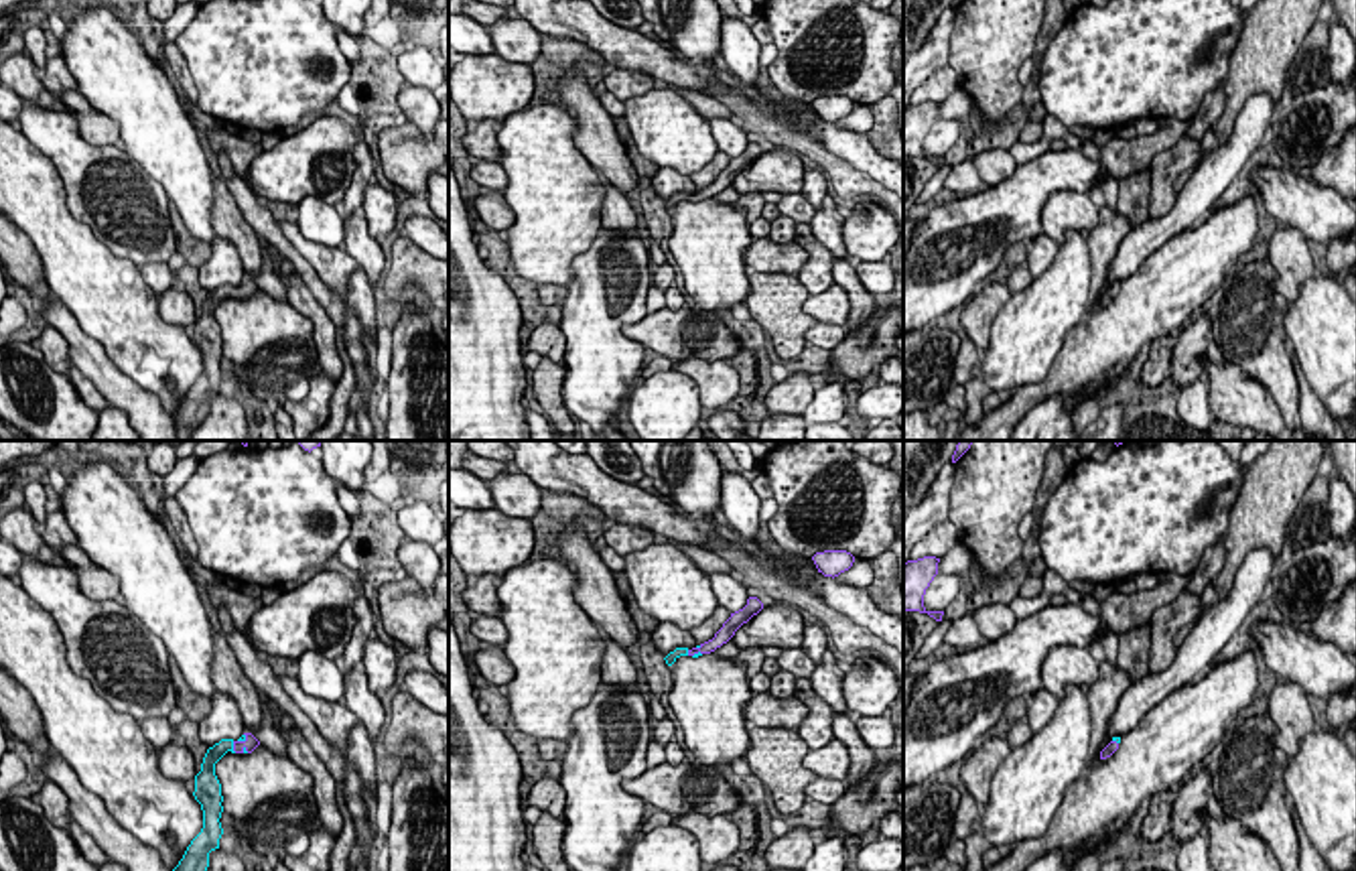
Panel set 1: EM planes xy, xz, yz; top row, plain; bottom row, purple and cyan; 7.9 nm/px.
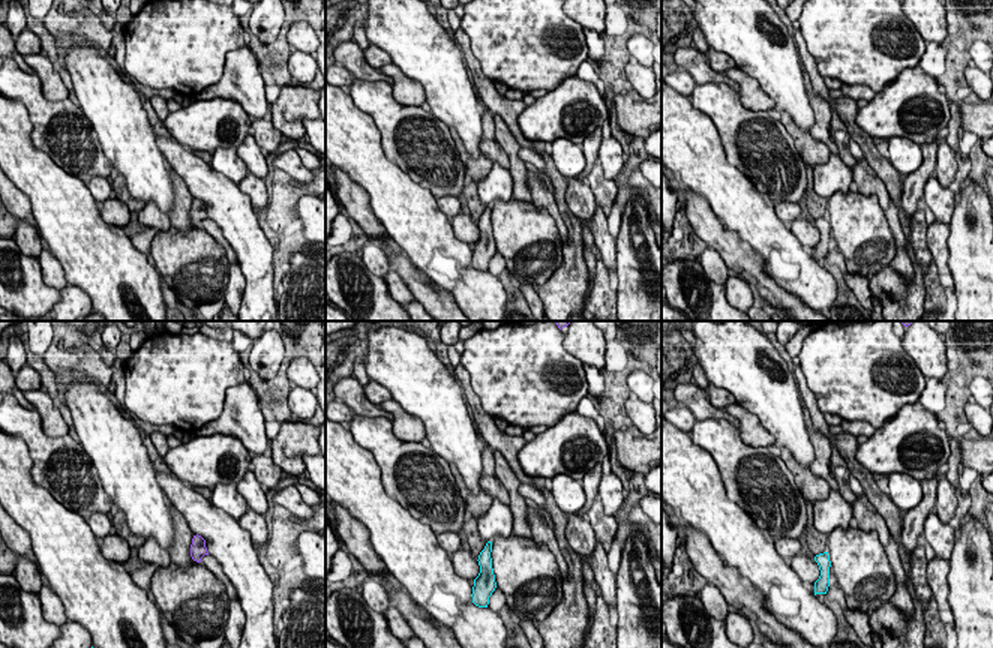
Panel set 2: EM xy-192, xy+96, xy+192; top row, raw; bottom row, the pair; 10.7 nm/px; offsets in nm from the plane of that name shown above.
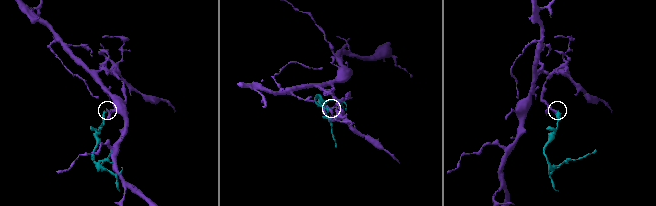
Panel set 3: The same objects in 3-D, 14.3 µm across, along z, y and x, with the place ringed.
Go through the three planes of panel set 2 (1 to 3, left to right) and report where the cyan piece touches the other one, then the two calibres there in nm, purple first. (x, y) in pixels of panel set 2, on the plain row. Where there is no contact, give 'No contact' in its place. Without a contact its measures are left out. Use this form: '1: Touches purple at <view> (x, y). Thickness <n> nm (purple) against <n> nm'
1: No contact
2: No contact
3: No contact

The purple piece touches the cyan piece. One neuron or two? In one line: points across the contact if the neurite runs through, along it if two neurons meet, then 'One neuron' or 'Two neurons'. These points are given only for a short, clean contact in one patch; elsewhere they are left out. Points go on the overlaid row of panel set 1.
Path across: xy (250, 744), (234, 748), (222, 748), (214, 754). One neuron

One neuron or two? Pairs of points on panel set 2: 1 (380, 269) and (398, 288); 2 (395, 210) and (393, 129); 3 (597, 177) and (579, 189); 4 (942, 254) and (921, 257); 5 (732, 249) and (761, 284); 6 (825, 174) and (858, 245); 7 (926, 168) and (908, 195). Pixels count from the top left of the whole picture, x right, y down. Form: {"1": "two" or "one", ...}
{"1": "one", "2": "two", "3": "two", "4": "two", "5": "one", "6": "one", "7": "one"}

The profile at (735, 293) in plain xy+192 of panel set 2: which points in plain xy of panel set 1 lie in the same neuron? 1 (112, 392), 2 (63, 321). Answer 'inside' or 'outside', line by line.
1: outside
2: outside

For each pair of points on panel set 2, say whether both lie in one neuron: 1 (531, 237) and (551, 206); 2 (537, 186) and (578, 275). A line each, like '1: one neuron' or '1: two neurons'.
1: two neurons
2: two neurons

